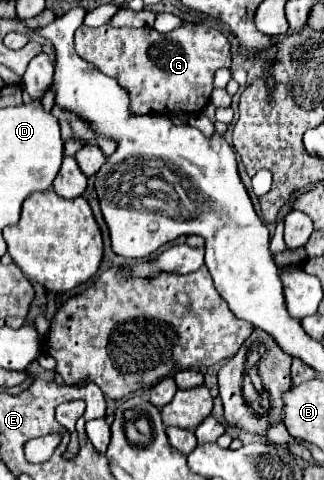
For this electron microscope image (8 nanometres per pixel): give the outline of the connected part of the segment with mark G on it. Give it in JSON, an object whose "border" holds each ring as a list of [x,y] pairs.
{"border":[[[190,24],[170,34],[158,34],[154,28],[114,28],[80,26],[76,30],[76,52],[80,58],[96,66],[102,74],[112,76],[130,96],[132,114],[172,116],[176,112],[200,112],[212,94],[212,78],[218,68],[230,66],[228,38],[206,24]]]}

